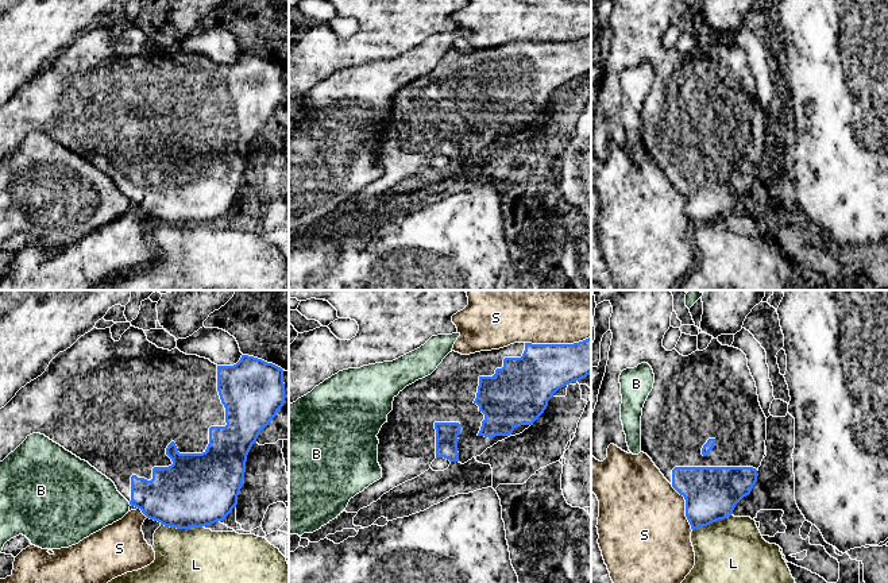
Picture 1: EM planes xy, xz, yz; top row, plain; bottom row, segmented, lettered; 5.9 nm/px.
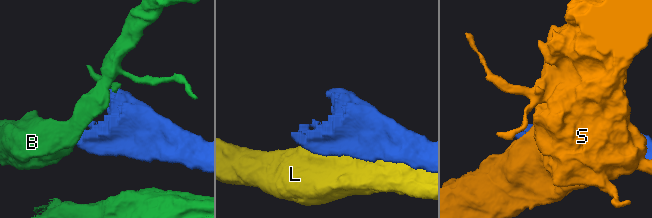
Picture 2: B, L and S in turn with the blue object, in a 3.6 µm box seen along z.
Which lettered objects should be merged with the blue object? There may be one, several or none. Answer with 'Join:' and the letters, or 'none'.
Join: none

